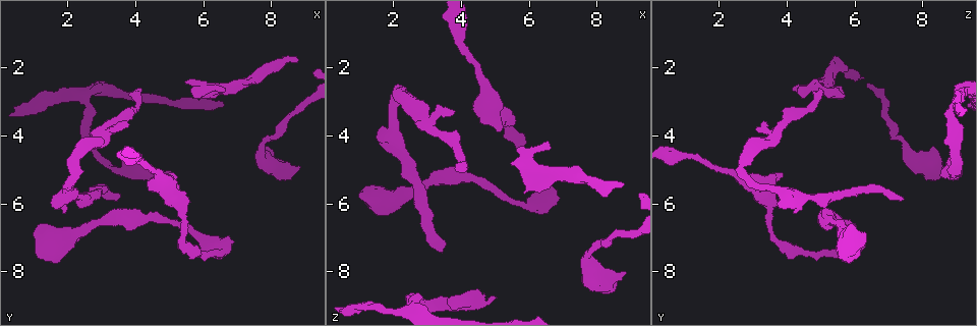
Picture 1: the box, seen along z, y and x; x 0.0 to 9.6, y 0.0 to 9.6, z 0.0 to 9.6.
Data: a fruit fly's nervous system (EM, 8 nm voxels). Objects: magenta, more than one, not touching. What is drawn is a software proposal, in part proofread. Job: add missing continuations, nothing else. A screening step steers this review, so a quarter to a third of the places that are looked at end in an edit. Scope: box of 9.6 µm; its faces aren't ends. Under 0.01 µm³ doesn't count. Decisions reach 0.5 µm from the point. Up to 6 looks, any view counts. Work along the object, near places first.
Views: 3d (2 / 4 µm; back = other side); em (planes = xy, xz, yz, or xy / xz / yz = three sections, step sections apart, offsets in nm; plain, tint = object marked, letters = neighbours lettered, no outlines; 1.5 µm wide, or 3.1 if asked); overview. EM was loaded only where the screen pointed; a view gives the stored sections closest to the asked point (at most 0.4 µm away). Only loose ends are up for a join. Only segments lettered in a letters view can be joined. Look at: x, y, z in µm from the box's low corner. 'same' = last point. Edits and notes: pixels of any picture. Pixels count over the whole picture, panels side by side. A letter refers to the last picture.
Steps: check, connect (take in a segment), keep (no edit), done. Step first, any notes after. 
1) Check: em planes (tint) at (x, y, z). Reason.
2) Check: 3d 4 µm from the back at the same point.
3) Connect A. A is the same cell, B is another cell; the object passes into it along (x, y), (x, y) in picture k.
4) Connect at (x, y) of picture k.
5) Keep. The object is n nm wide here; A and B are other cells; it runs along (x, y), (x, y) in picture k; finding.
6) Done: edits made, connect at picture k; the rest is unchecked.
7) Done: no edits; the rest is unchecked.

Check: em planes (plain) at (5.80, 2.90, 5.65). Free end.

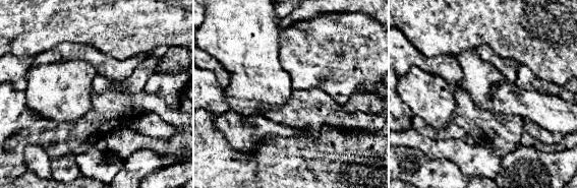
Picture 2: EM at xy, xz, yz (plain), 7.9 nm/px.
Check: em planes (letters) at the same point.

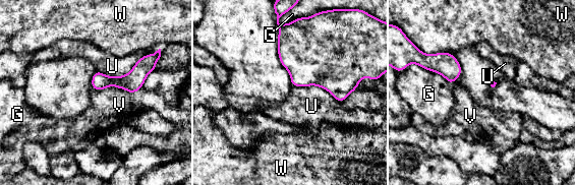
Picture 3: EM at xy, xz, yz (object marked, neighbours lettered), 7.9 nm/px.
Keep. G, U, V and W are other cells; no lettered segment goes on from it.

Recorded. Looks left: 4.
Check: em planes (letters) at (3.85, 3.70, 3.25). Branch stops here.

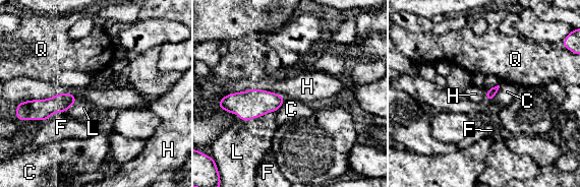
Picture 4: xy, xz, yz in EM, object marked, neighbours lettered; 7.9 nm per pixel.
Keep. C, F, H, L and Q are other cells; none of them fits.

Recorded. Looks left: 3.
Check: em planes (letters) at (4.95, 5.00, 8.70). An open end.

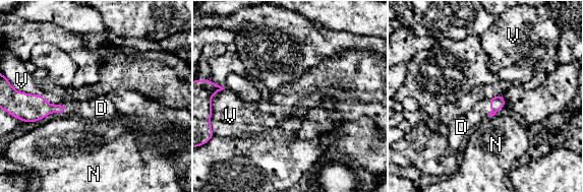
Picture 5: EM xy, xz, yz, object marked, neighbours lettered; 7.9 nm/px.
Connect D. The object is 110 nm wide here; D is the same cell, N and V are other cells; the object passes into it along (497, 103), (491, 108), (464, 123) in picture 5; the cell continues.

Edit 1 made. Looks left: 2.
Done: edits made, connect at picture 5; the rest is unchecked.

